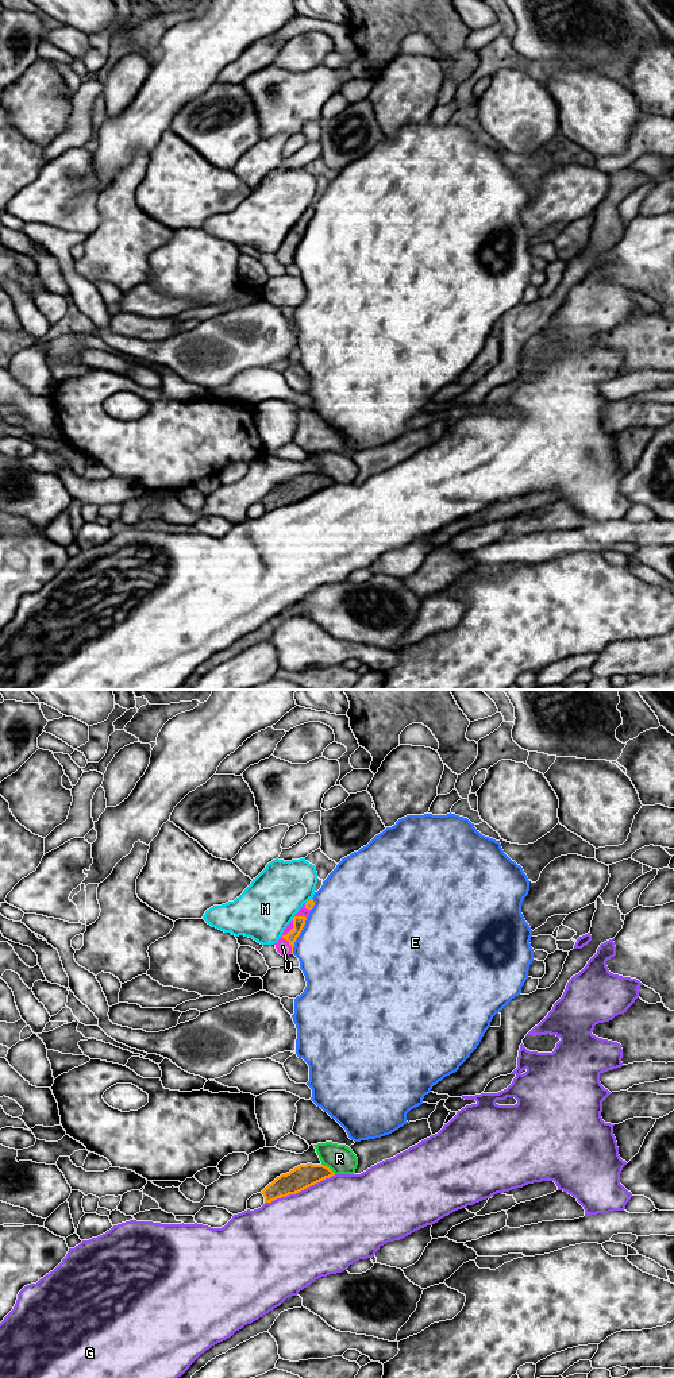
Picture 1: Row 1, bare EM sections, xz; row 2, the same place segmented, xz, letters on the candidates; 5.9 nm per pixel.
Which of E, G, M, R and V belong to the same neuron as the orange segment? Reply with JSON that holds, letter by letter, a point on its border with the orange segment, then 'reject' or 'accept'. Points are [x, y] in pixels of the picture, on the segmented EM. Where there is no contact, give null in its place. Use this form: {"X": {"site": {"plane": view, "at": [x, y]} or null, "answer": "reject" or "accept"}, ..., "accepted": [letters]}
{"E": {"site": {"plane": "xz", "at": [299, 934]}, "answer": "reject"}, "G": {"site": {"plane": "xz", "at": [300, 1191]}, "answer": "reject"}, "M": {"site": {"plane": "xz", "at": [293, 918]}, "answer": "reject"}, "R": {"site": {"plane": "xz", "at": [328, 1168]}, "answer": "reject"}, "V": {"site": {"plane": "xz", "at": [282, 937]}, "answer": "accept"}, "accepted": ["V"]}

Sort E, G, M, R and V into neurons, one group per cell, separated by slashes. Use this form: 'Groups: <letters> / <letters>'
Groups: E / G / M / R / V

